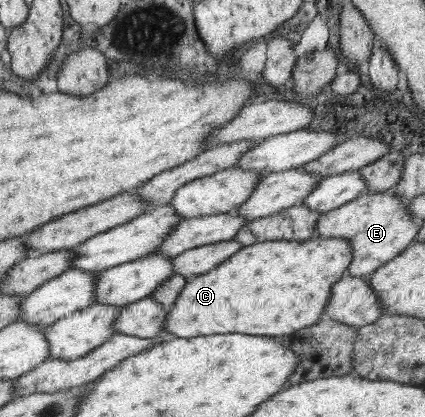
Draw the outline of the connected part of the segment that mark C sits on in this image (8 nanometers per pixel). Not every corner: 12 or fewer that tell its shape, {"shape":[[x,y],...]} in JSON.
{"shape":[[341,237],[262,241],[190,277],[175,338],[288,337],[346,274]]}

